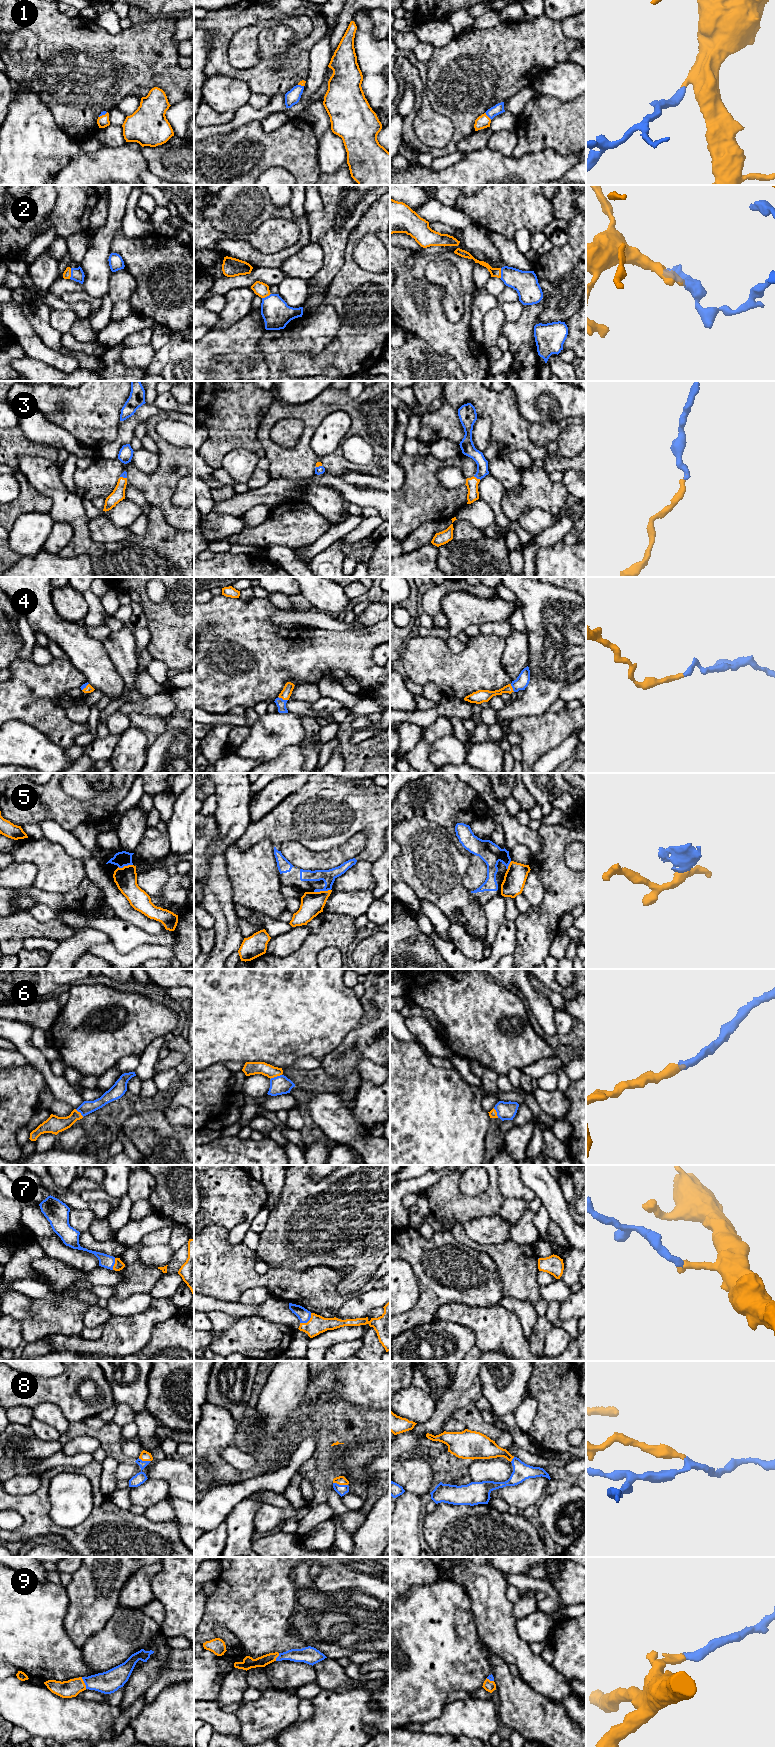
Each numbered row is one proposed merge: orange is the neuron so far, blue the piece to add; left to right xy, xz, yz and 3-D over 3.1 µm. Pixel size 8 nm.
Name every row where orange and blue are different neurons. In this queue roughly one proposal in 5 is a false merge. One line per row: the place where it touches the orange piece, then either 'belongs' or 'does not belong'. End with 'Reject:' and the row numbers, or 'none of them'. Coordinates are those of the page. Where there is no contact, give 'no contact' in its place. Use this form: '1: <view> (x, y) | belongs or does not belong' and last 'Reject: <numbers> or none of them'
1: yz (487, 116) | belongs
2: xy (70, 273) | belongs
3: yz (476, 478) | belongs
4: xz (283, 699) | belongs
5: xz (322, 891) | does not belong
6: xz (275, 1076) | belongs
7: xz (308, 1321) | belongs
8: xz (340, 1484) | belongs
9: xy (84, 1683) | belongs
Reject: 5

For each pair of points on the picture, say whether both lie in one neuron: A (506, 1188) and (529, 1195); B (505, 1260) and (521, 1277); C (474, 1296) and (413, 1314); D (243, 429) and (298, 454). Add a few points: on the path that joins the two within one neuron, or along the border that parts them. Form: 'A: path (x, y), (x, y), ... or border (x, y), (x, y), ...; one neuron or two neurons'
A: path (512, 1188), (523, 1192); one neuron
B: path (509, 1264), (518, 1273); one neuron
C: path (459, 1294), (437, 1294), (428, 1303); one neuron
D: border (260, 422), (257, 438), (263, 454); two neurons

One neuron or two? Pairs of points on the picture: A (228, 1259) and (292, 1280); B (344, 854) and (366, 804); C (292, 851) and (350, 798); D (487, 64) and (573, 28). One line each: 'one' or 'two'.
A: one
B: two
C: two
D: two

